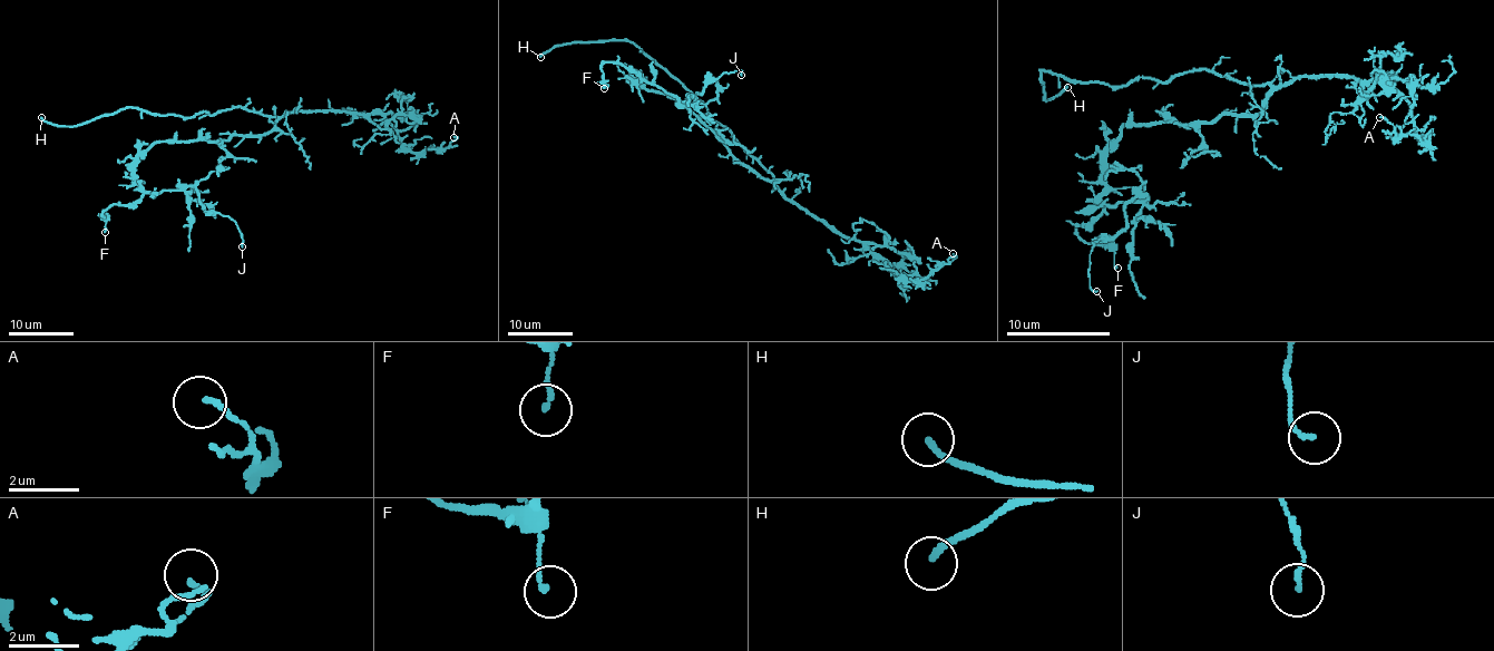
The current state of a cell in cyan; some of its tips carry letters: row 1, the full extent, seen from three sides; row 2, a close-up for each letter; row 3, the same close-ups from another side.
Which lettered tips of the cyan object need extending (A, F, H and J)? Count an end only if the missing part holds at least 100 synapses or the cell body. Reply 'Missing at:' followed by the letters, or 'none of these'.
Missing at: H

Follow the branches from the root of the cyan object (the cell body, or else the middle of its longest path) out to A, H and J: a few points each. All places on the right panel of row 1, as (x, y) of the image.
A: (1244, 115), (1298, 76), (1353, 76), (1386, 81), (1407, 101), (1423, 141), (1397, 136), (1379, 117)
H: (1244, 115), (1265, 105), (1270, 87), (1206, 68), (1122, 87), (1042, 71), (1045, 99), (1067, 87)
J: (1244, 115), (1122, 128), (1102, 201), (1143, 195), (1125, 205), (1122, 229), (1091, 248), (1096, 291)

